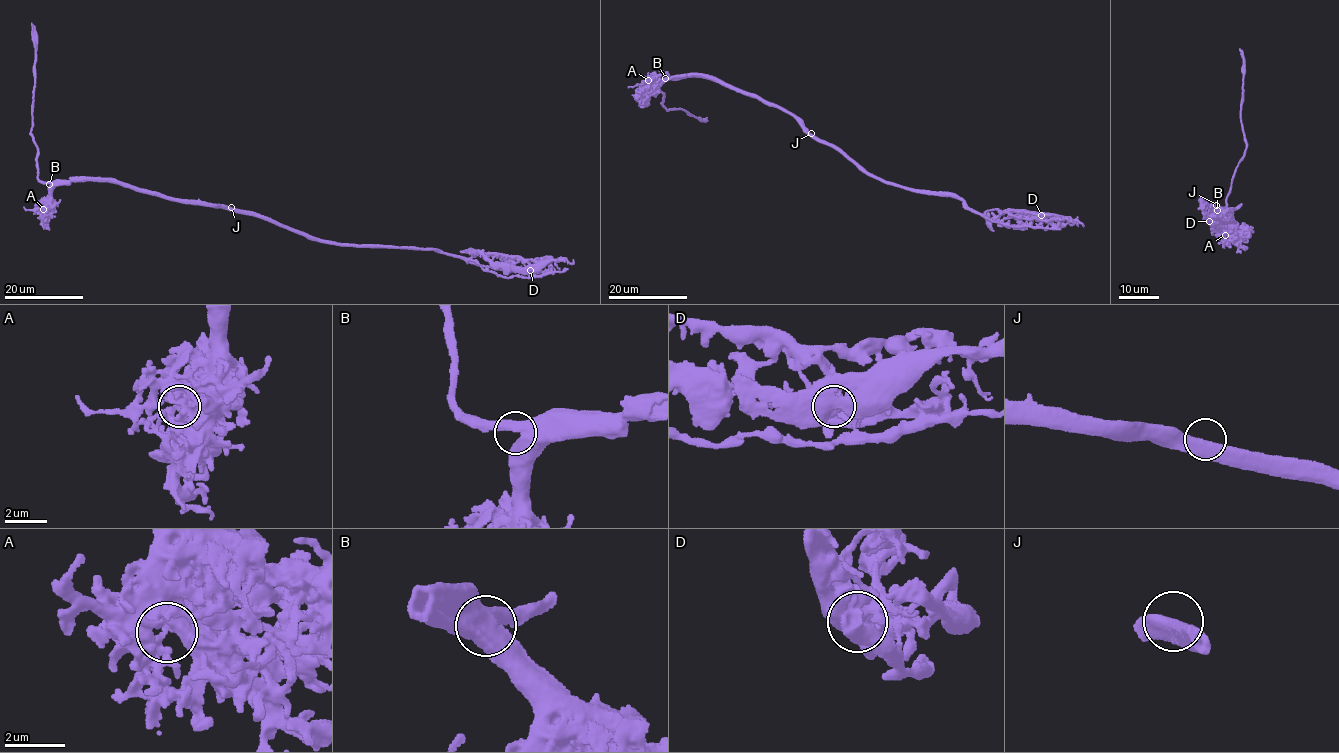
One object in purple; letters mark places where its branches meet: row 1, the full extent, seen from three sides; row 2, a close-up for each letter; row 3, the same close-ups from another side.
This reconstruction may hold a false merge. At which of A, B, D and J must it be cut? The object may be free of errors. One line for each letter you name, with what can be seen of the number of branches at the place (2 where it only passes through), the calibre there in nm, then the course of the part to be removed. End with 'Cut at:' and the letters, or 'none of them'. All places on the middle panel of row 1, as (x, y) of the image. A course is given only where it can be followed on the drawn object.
D: 2 | 650 nm | (1041, 215), (1012, 209), (990, 221), (985, 211)
Cut at: D

